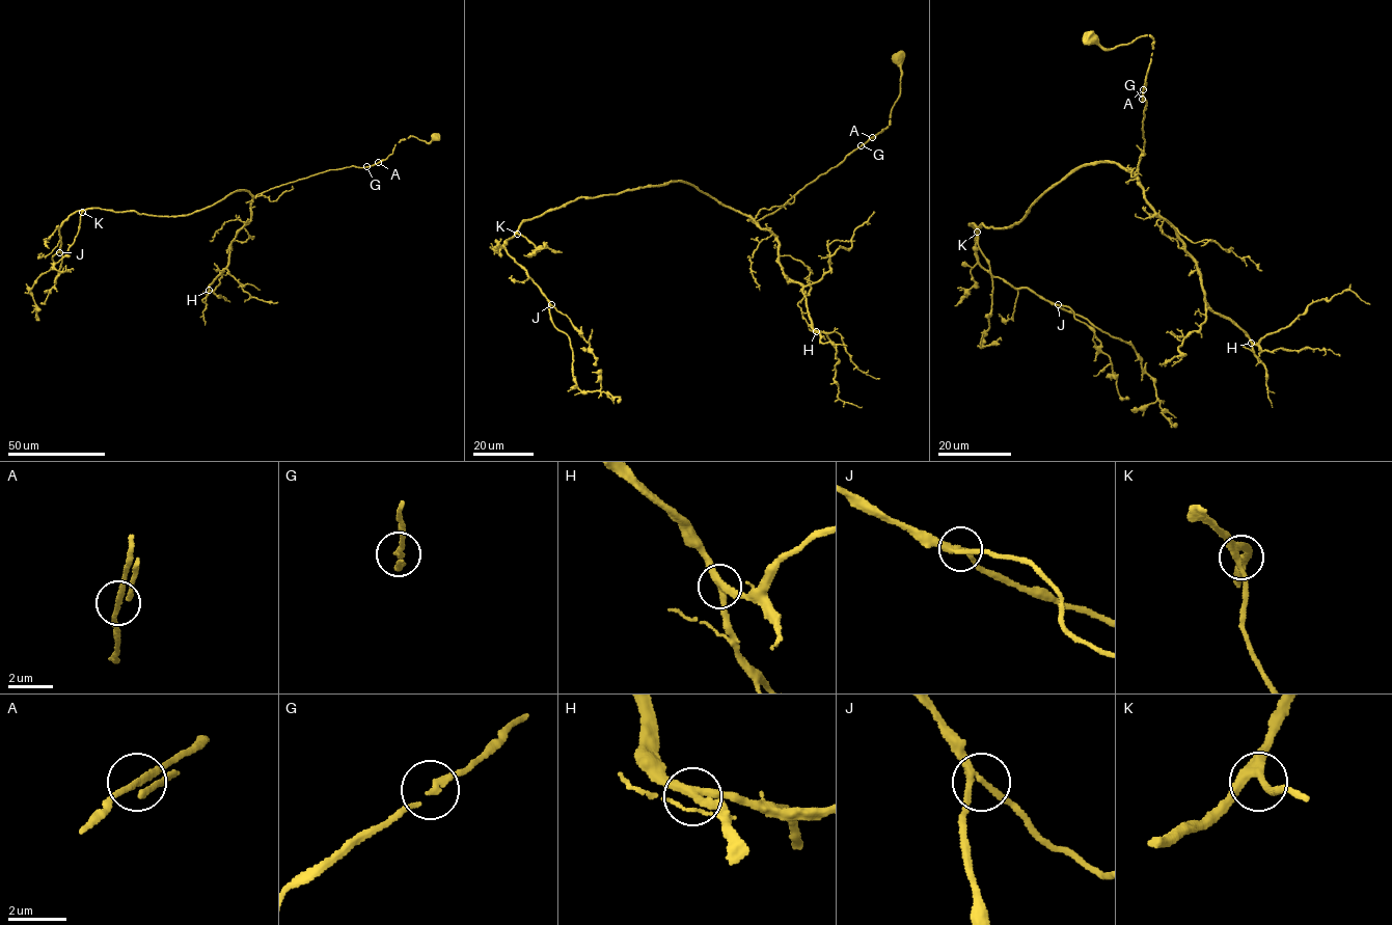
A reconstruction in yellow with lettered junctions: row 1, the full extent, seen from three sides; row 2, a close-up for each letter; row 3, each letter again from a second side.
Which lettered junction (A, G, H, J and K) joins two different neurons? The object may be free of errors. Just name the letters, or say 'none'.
none

